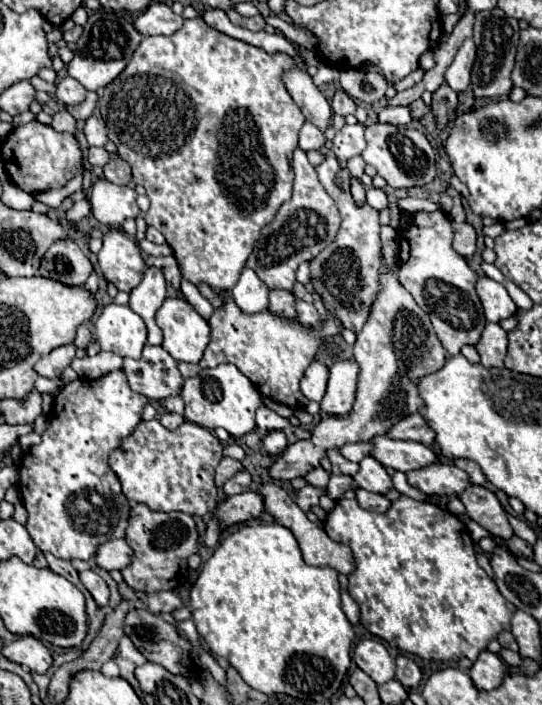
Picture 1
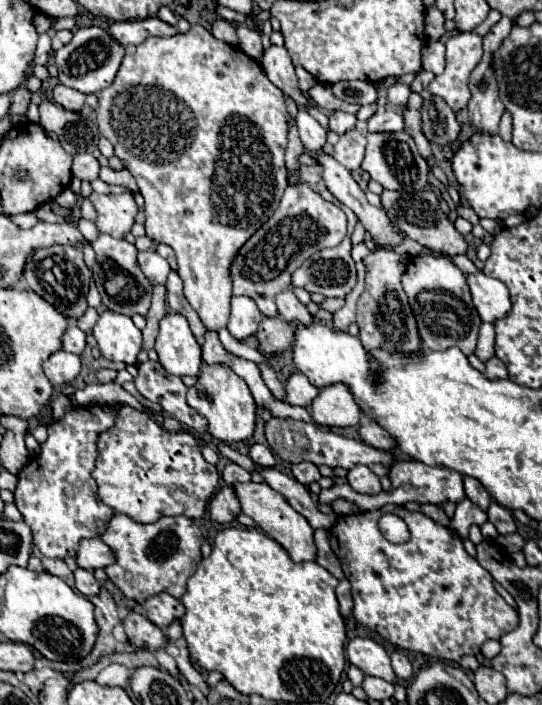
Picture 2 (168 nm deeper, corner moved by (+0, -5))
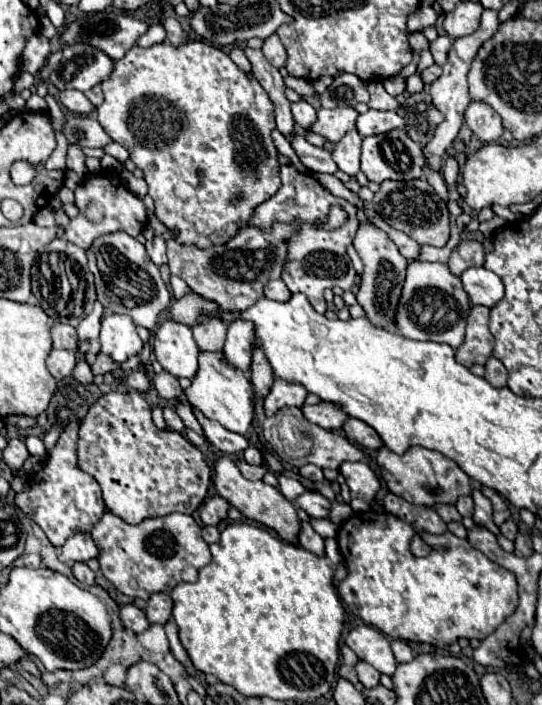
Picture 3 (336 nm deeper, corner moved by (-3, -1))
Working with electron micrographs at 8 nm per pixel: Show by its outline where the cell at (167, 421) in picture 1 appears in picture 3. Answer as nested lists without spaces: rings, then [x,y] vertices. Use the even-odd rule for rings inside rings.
[[[164,408],[164,420],[166,420],[166,424],[168,424],[168,428],[170,430],[174,430],[174,432],[180,432],[180,434],[184,434],[184,424],[182,424],[182,420],[180,420],[180,416],[174,412],[174,408]]]

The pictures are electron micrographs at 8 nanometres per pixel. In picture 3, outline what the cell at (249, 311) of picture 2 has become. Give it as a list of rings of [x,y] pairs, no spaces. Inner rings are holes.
[[[236,320],[228,326],[226,344],[224,344],[224,358],[230,366],[248,372],[252,360],[252,342],[254,342],[254,328],[252,322]]]

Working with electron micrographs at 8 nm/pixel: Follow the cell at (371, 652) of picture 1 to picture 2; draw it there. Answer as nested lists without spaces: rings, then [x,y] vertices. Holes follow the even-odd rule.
[[[353,638],[347,644],[347,658],[365,676],[377,676],[377,678],[383,678],[387,682],[393,682],[395,680],[395,672],[391,668],[389,654],[375,640]]]

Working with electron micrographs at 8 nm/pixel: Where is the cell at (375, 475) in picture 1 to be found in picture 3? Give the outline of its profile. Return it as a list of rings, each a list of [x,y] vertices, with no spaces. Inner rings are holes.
[[[344,462],[344,464],[340,464],[338,470],[350,488],[352,510],[368,512],[378,488],[380,488],[376,474],[368,468],[366,462]]]

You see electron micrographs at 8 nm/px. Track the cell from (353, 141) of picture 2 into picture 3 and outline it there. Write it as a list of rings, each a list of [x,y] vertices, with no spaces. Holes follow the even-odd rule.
[[[350,130],[340,142],[336,142],[336,148],[332,152],[336,166],[348,176],[356,176],[360,172],[360,144],[360,134],[356,130]]]

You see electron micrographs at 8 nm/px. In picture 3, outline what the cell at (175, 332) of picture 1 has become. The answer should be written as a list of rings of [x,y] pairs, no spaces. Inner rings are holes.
[[[164,320],[154,334],[154,356],[166,372],[176,378],[192,378],[198,370],[198,346],[192,330],[184,324]]]

